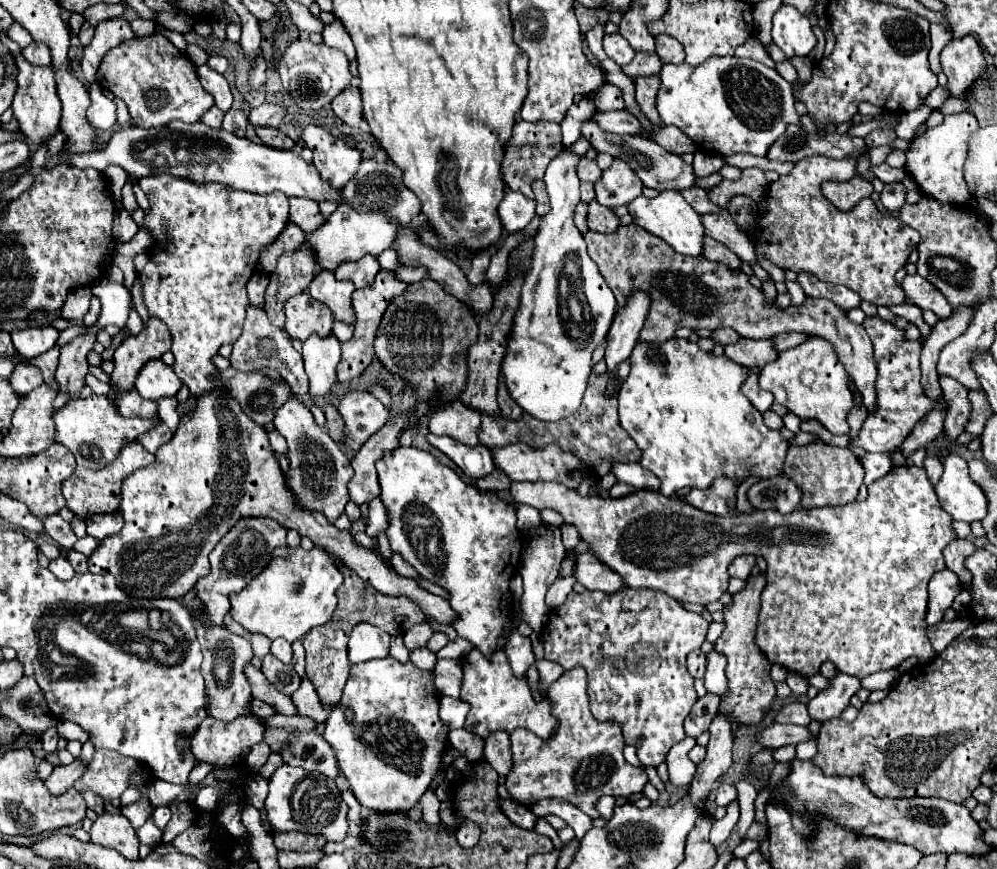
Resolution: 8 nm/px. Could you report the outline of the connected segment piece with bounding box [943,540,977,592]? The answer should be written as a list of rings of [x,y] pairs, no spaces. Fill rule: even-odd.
[[[953,540],[953,542],[943,550],[947,568],[959,576],[961,586],[963,586],[963,590],[967,590],[967,592],[971,590],[971,582],[973,582],[971,578],[973,578],[973,576],[971,576],[971,572],[965,568],[965,558],[971,556],[975,550],[977,550],[977,546],[975,546],[971,540]]]

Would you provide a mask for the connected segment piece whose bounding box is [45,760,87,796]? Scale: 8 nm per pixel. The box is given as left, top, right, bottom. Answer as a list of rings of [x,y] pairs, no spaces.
[[[75,760],[73,764],[69,766],[57,766],[53,768],[51,776],[45,780],[45,786],[47,790],[53,794],[53,796],[61,796],[65,790],[69,790],[81,776],[83,776],[83,770],[87,766],[81,762],[81,760]]]

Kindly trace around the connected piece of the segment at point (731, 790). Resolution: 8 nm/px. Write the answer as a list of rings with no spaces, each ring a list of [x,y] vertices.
[[[721,784],[719,786],[719,790],[717,790],[717,796],[715,796],[715,802],[717,802],[717,806],[727,806],[729,802],[735,802],[737,800],[737,790],[735,790],[735,786],[731,786],[731,784]]]

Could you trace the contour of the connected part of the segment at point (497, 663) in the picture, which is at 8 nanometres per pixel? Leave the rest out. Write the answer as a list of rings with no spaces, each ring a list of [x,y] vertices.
[[[471,650],[467,656],[461,658],[463,668],[463,686],[461,698],[471,704],[471,710],[465,720],[465,730],[487,738],[491,732],[505,730],[513,732],[515,728],[527,728],[539,738],[547,740],[557,730],[555,718],[551,718],[551,704],[543,696],[541,702],[535,702],[531,690],[527,686],[527,678],[515,678],[507,656],[503,652],[495,652],[491,660],[483,658],[477,650]]]

